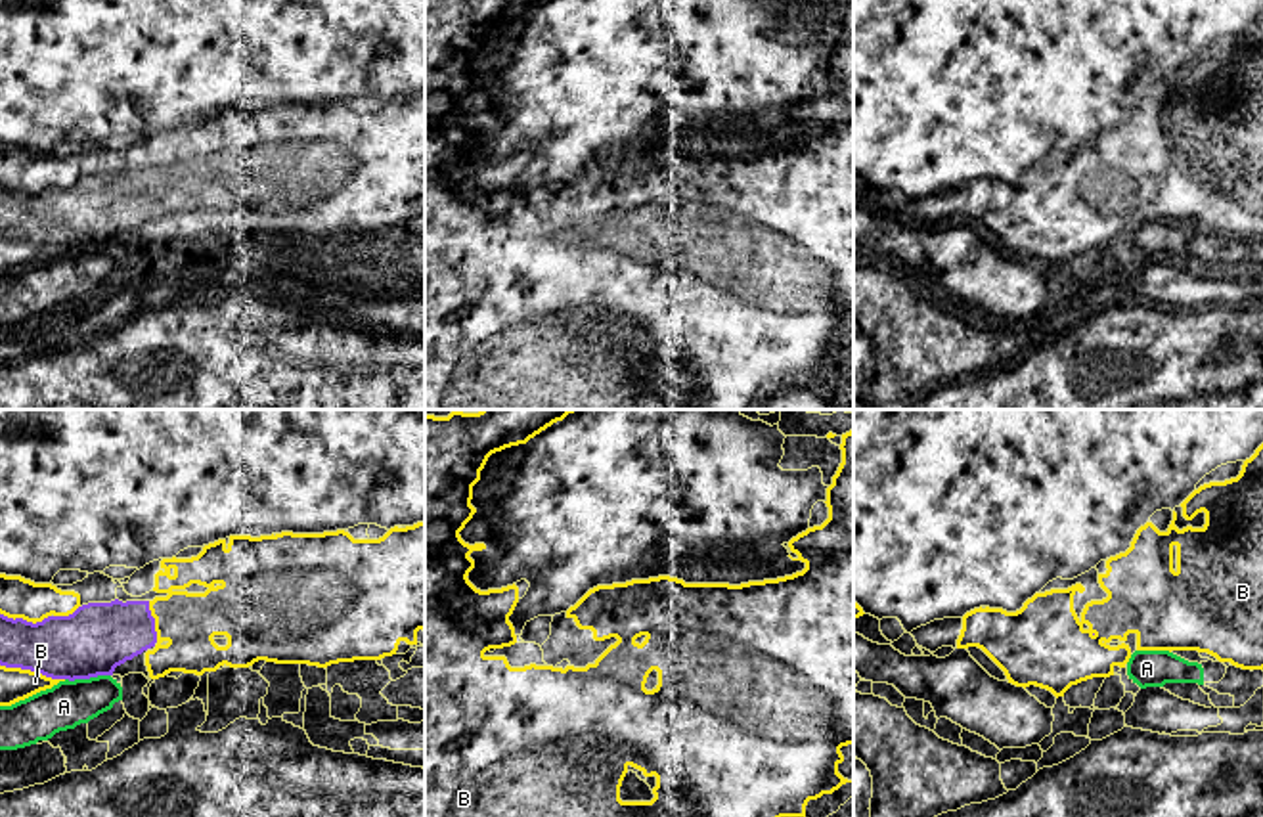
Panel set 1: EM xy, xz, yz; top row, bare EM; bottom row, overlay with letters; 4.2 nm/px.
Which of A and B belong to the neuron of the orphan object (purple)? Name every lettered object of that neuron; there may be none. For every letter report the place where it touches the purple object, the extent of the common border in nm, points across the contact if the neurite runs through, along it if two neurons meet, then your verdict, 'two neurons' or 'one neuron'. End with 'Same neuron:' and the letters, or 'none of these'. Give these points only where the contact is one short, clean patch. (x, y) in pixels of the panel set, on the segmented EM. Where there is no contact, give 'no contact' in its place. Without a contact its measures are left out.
A: meets purple in xy at (87, 678); contact 190 nm long; border along xy (110, 674), (66, 680); two neurons
B: meets purple in xy at (33, 670); contact 280 nm long; one neuron
Same neuron: B

